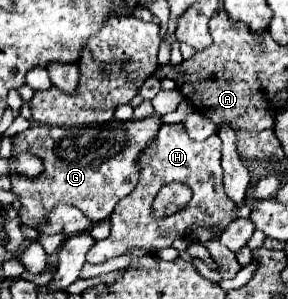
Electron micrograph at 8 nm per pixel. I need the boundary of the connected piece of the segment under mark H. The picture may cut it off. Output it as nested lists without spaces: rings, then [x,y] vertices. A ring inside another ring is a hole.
[[[162,125],[156,143],[148,149],[146,155],[142,155],[142,173],[140,181],[134,187],[130,195],[118,201],[116,209],[110,215],[112,223],[112,233],[108,239],[96,241],[96,245],[88,251],[86,259],[88,263],[104,263],[112,257],[120,257],[132,249],[144,249],[148,253],[156,253],[164,247],[170,247],[174,239],[178,237],[188,237],[196,227],[204,229],[218,229],[220,237],[230,221],[234,221],[236,215],[236,205],[226,197],[224,185],[222,185],[222,141],[218,135],[208,137],[202,143],[196,143],[188,137],[184,131],[184,125]],[[166,183],[186,183],[192,189],[192,201],[186,205],[186,209],[178,211],[174,217],[166,219],[154,219],[152,217],[152,201]]]

